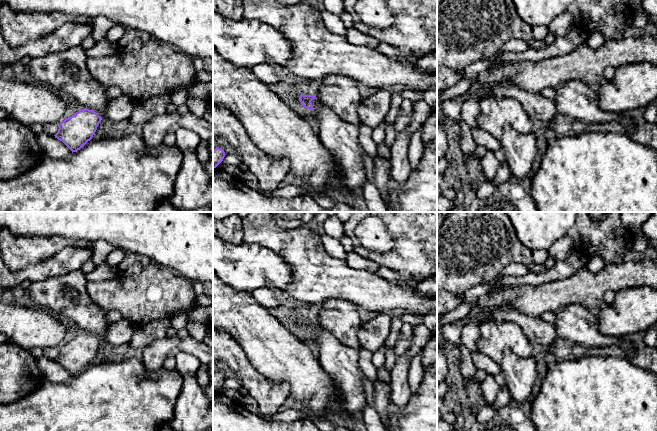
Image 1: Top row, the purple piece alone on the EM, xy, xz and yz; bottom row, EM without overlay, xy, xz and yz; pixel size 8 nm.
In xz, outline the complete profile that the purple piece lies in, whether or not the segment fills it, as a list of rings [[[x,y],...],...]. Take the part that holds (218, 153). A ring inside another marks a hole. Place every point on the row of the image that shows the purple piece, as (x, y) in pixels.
[[[222,148],[213,149],[213,168],[216,168],[224,159],[225,152]]]

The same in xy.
[[[121,95],[110,99],[102,113],[93,110],[81,109],[71,117],[60,122],[55,138],[62,141],[71,151],[77,152],[95,134],[99,123],[105,120],[107,123],[119,123],[129,120],[136,102],[127,95]]]

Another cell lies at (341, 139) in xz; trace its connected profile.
[[[317,98],[311,103],[312,116],[319,126],[318,138],[341,174],[341,184],[335,190],[346,195],[362,190],[368,180],[363,157],[365,151],[359,145],[359,126],[342,121]]]

